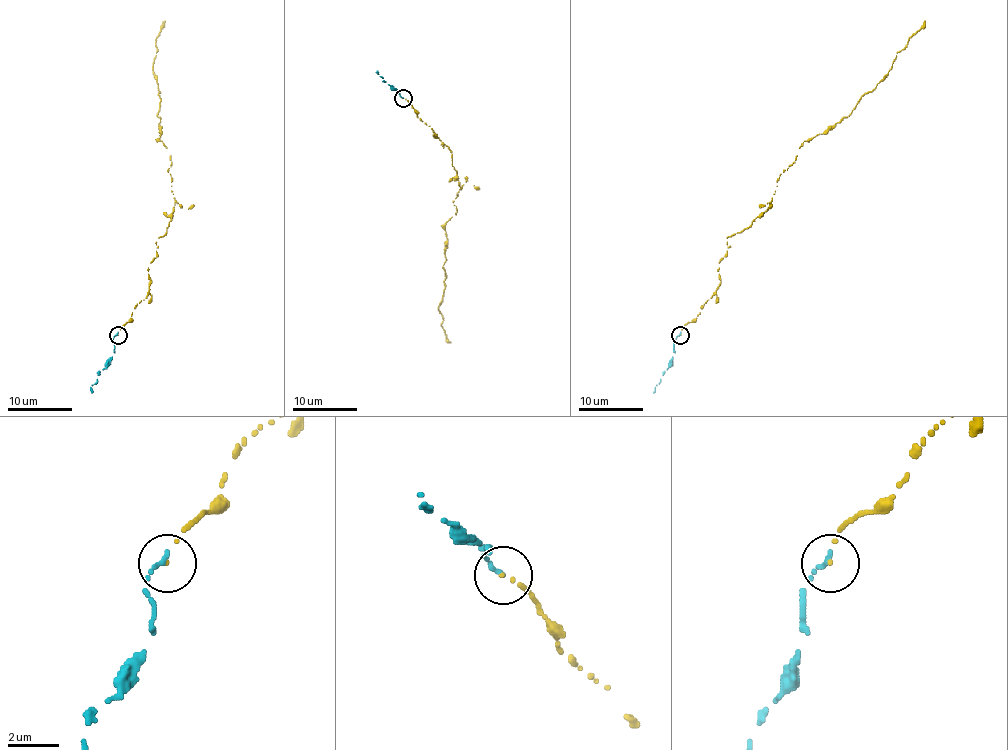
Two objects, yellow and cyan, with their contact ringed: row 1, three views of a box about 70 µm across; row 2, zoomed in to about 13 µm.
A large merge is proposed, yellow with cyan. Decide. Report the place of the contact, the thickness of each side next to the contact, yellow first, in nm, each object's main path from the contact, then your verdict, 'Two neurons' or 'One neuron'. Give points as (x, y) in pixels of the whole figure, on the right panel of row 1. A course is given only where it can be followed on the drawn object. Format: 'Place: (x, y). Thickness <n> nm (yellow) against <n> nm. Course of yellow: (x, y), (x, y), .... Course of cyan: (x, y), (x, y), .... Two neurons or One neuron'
Place: (680, 335). Thickness 100 nm (yellow) against 190 nm. Course of yellow: (681, 334), (721, 281), (727, 238), (771, 204), (777, 179), (799, 147), (848, 116), (924, 20). Course of cyan: (679, 334), (673, 344), (673, 358), (654, 392). One neuron

